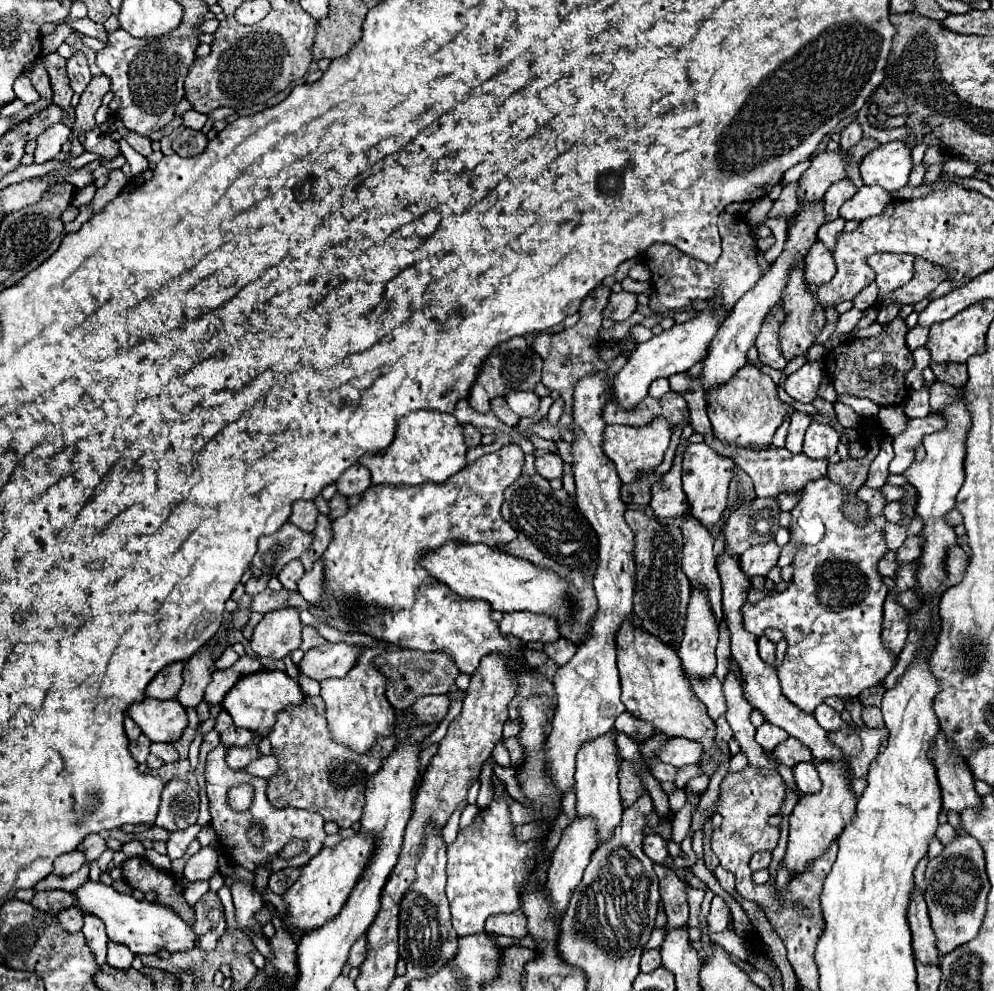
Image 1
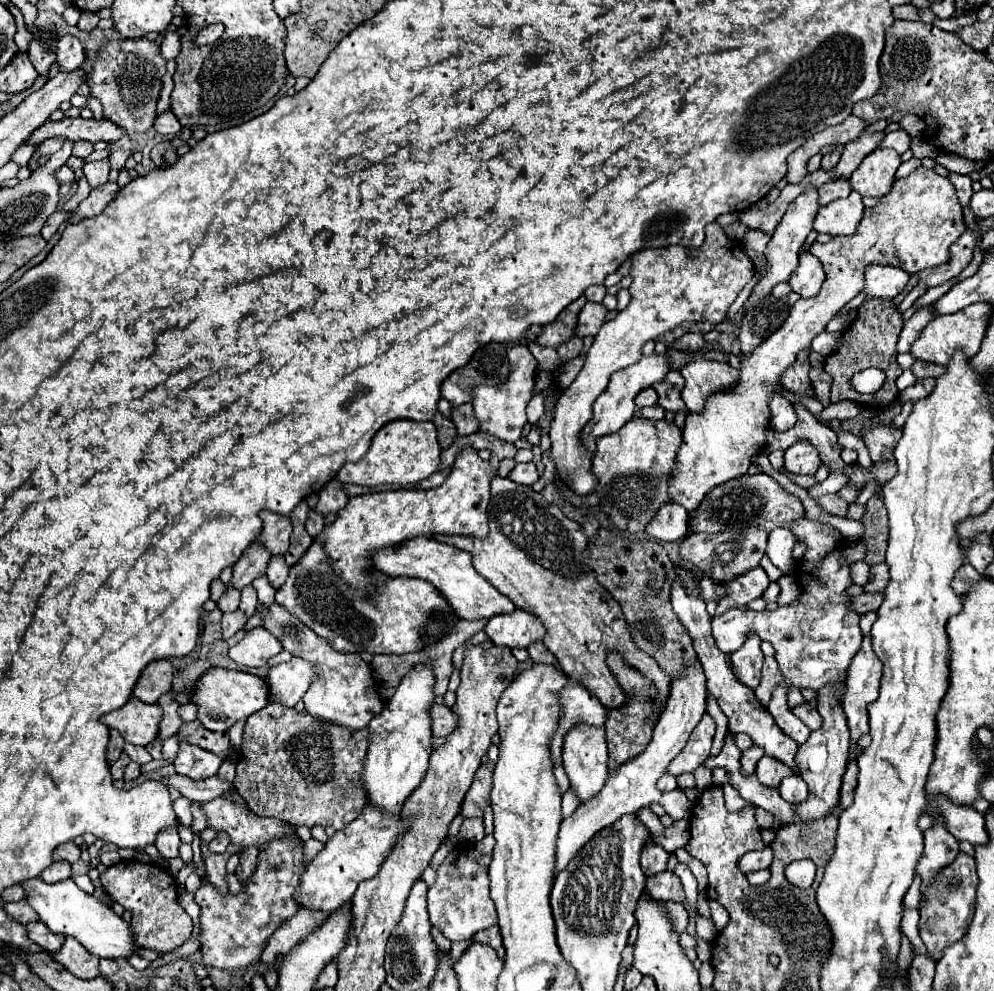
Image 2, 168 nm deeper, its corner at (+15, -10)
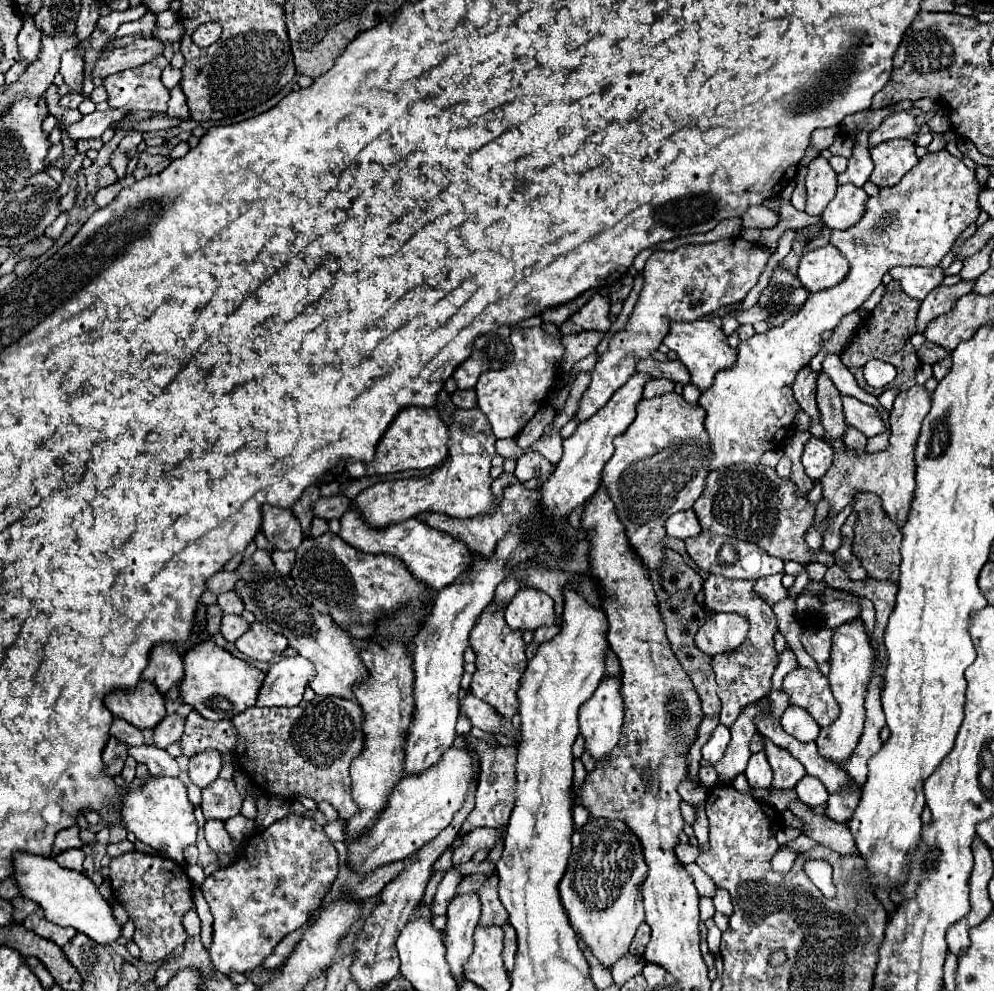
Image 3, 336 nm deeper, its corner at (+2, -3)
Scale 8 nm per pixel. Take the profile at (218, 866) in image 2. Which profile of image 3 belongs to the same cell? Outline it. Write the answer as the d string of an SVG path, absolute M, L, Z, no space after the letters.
M208 820L206 826L204 826L204 832L206 832L206 842L208 846L218 852L218 854L224 854L224 852L230 852L232 848L232 838L230 834L224 830L224 822L220 820Z

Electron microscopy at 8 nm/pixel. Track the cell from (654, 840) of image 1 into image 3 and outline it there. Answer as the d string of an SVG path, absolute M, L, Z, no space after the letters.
M690 842L688 844L678 844L676 846L676 858L682 862L682 864L688 864L688 862L694 862L696 856L698 856L698 846L692 846Z

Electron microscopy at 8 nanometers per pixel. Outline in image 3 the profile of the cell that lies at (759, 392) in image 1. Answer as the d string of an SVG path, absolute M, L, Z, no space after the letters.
M694 320L694 322L674 322L670 326L664 344L678 354L678 360L688 368L690 380L698 390L708 390L714 382L716 372L730 368L736 362L736 350L730 348L726 334L710 320Z

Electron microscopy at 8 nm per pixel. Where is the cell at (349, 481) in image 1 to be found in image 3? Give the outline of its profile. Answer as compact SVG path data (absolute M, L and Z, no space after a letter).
M336 494L336 496L330 496L330 498L320 498L316 500L314 504L314 514L316 516L322 516L326 520L332 520L332 518L340 518L348 508L350 508L352 500L342 496L342 494Z

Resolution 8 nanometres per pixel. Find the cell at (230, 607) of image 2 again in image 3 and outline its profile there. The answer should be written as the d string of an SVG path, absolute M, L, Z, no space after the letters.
M232 590L226 592L226 594L220 594L218 596L218 604L224 610L224 614L242 614L242 610L244 610L242 598Z

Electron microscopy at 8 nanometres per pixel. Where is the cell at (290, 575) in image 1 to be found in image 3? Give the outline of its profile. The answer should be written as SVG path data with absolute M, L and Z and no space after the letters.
M274 550L272 552L272 560L274 560L274 566L278 572L284 572L284 574L290 574L292 566L294 566L294 556L296 552L290 550L290 552L282 552L282 550Z

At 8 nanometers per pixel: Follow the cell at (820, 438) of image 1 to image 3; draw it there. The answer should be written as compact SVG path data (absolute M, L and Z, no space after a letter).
M810 438L804 446L804 454L802 454L802 464L806 468L806 474L812 480L820 480L826 470L832 464L832 448L826 440L820 438Z

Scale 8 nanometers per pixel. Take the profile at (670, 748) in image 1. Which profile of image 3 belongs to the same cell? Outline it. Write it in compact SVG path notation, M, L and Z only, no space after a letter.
M718 724L716 730L712 732L710 740L702 746L702 758L716 764L722 758L728 742L730 742L730 730L724 724Z

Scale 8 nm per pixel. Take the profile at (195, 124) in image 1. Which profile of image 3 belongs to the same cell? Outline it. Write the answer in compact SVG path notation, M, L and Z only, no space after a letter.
M180 86L170 90L170 100L168 100L168 112L166 114L170 118L178 118L178 120L188 120L190 118L190 112L188 112L188 106L186 106L186 96L182 94Z

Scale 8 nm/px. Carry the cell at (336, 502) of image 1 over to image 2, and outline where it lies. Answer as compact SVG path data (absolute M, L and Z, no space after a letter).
M309 511L309 519L307 519L307 523L305 523L305 529L307 529L307 533L315 539L315 537L323 531L323 517L317 515L315 511Z

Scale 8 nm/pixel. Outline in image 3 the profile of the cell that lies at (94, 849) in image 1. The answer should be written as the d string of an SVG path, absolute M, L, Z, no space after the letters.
M72 826L72 828L66 828L62 832L58 832L56 840L54 840L54 856L58 852L64 852L64 850L70 850L70 848L82 848L84 842L80 840L80 830L78 826Z

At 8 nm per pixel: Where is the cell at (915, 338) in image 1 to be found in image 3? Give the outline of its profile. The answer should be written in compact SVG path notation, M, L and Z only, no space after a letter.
M958 282L954 286L938 286L938 288L934 288L922 300L922 306L918 310L918 320L916 320L916 332L922 334L924 328L928 326L928 322L938 318L940 314L950 312L954 308L956 300L962 294L968 294L972 290L972 286L974 286L974 282Z

